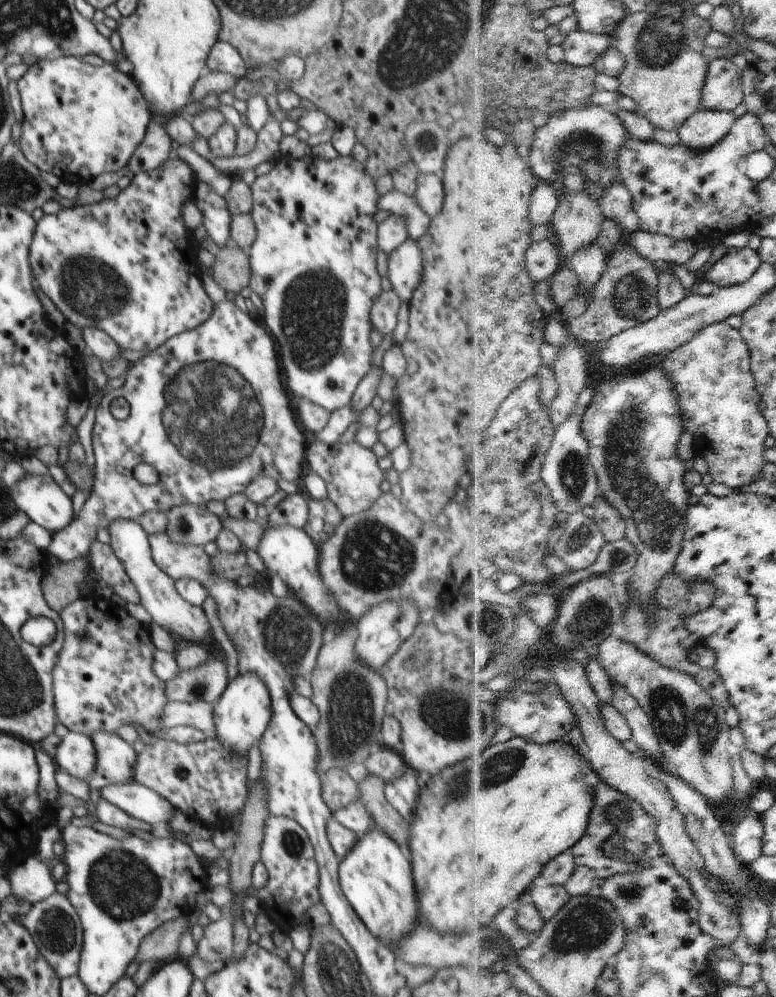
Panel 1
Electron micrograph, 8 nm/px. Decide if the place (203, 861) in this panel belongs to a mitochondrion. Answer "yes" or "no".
no

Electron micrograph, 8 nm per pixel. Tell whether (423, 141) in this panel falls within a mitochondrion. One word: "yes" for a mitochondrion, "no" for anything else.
yes

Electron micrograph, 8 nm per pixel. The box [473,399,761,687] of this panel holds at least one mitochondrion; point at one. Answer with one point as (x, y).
(590, 620)

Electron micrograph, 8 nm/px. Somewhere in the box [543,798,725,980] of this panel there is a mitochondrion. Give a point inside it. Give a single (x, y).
(587, 925)

